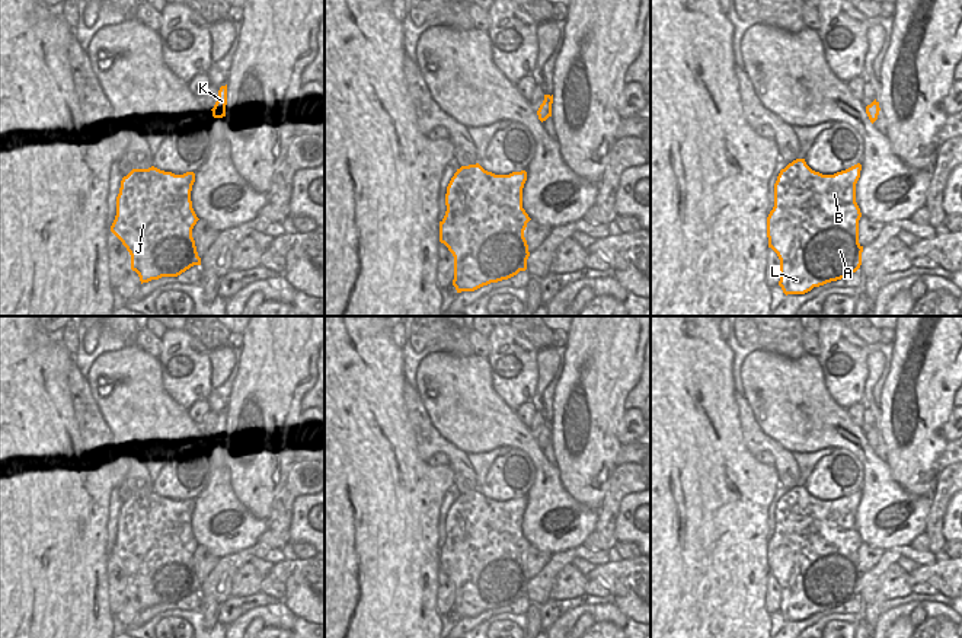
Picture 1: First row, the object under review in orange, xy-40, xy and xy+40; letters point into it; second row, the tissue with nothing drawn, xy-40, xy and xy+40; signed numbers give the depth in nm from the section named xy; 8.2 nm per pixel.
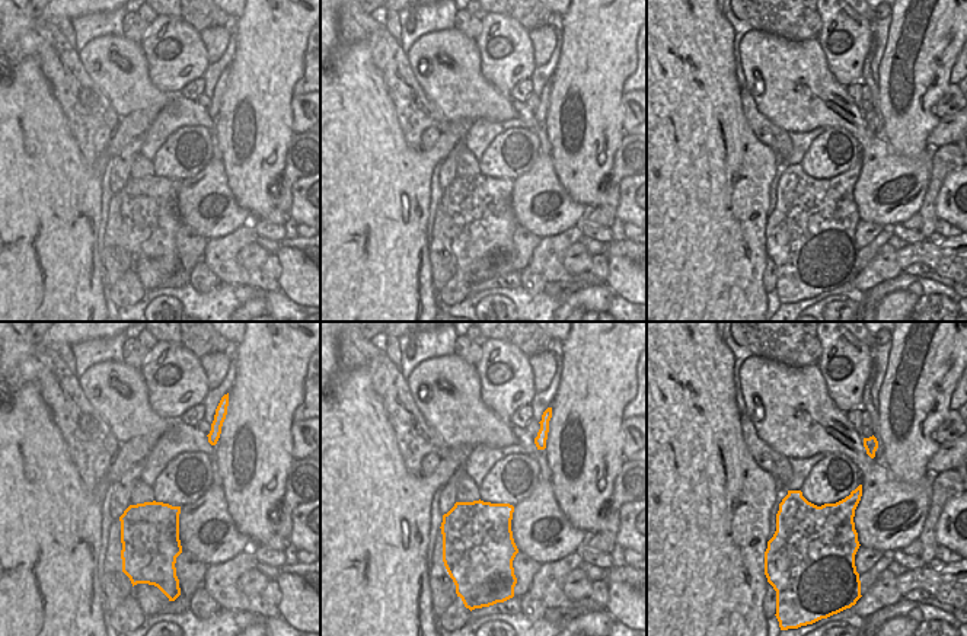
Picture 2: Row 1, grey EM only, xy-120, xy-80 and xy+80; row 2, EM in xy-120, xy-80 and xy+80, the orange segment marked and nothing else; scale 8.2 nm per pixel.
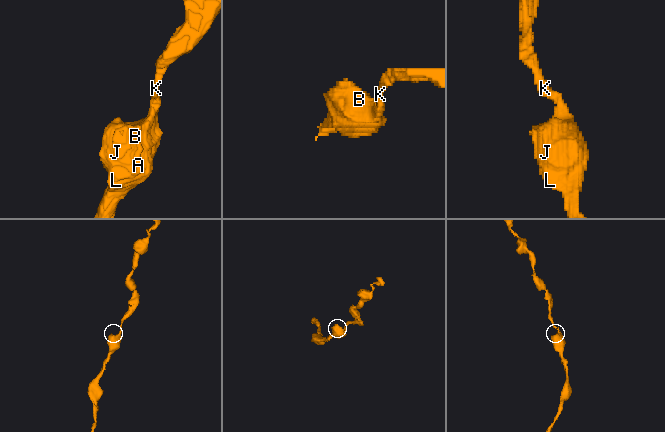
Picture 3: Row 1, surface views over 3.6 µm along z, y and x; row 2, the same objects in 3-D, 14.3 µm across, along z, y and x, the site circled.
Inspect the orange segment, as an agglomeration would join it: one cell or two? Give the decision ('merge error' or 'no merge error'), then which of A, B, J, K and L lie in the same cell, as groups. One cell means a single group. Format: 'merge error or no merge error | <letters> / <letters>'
no merge error | A B J K L

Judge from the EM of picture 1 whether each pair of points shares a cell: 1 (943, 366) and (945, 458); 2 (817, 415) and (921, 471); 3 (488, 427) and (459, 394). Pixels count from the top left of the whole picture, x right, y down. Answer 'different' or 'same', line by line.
1: different
2: different
3: same

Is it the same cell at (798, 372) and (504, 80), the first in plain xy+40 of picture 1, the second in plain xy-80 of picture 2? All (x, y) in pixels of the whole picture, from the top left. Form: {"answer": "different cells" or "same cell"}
{"answer": "different cells"}

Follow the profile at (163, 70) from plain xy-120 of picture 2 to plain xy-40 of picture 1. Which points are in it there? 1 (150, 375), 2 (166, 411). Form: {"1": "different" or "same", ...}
{"1": "different", "2": "different"}

